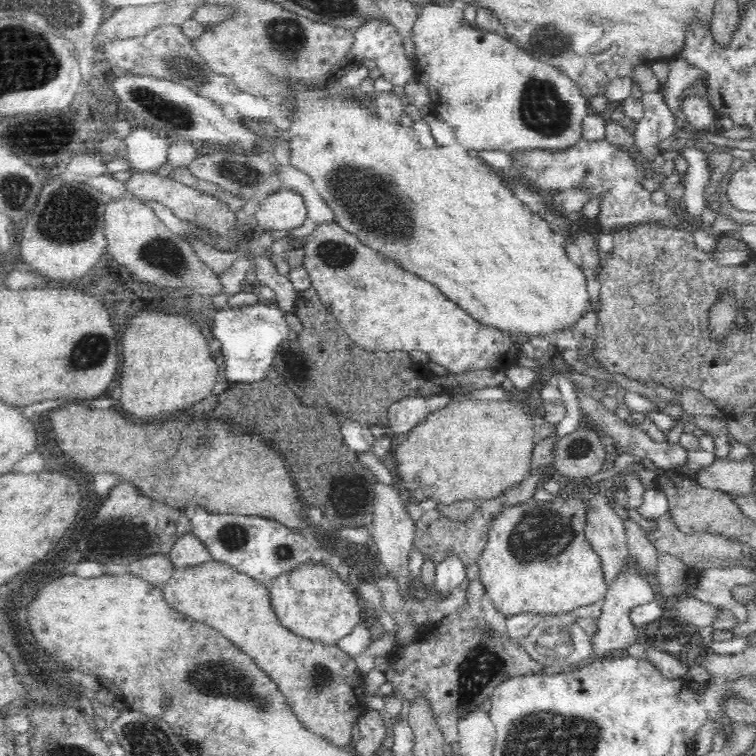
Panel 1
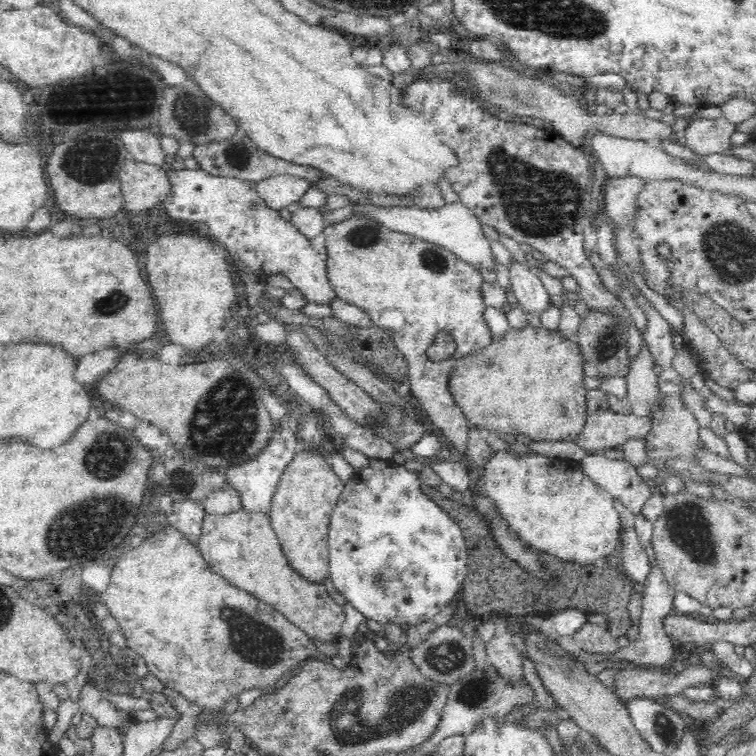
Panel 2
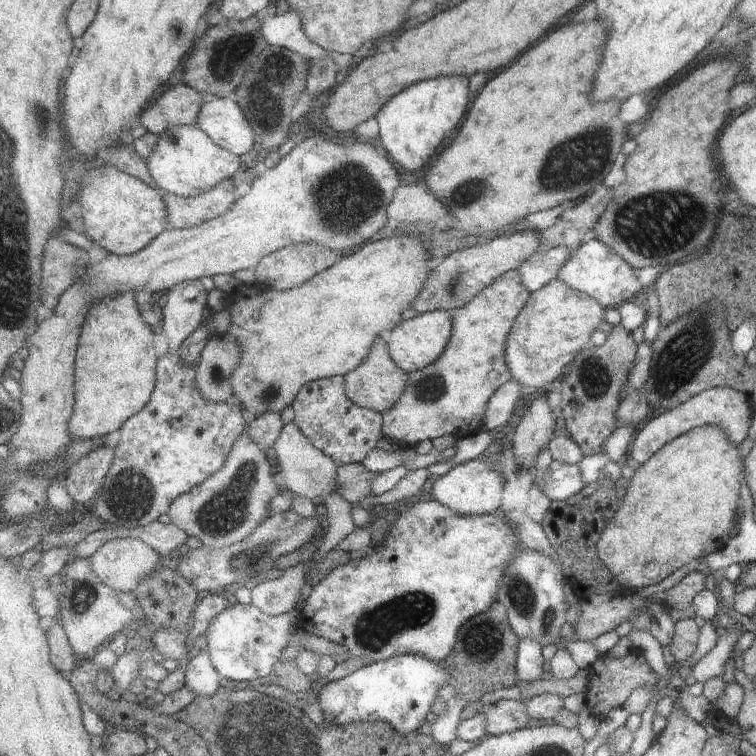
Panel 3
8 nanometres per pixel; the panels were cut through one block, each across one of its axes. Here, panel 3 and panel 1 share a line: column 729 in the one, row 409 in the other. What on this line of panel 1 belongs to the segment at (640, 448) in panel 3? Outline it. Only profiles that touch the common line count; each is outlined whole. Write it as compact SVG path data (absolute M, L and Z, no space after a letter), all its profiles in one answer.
M440 394L436 396L412 396L394 402L388 408L387 417L389 424L386 426L389 435L402 436L408 434L415 426L430 414L430 410L441 410L451 402L449 394Z

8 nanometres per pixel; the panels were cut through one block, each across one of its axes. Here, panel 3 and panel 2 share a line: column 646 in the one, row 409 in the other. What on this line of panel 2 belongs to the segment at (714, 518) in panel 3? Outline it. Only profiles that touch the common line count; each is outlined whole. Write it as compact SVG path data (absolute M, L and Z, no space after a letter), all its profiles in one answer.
M526 326L522 330L510 328L504 337L493 339L490 344L469 352L453 362L450 374L450 391L462 407L466 420L490 433L524 434L534 441L572 441L585 426L586 392L584 376L591 372L580 343L568 340L562 332L546 326Z

